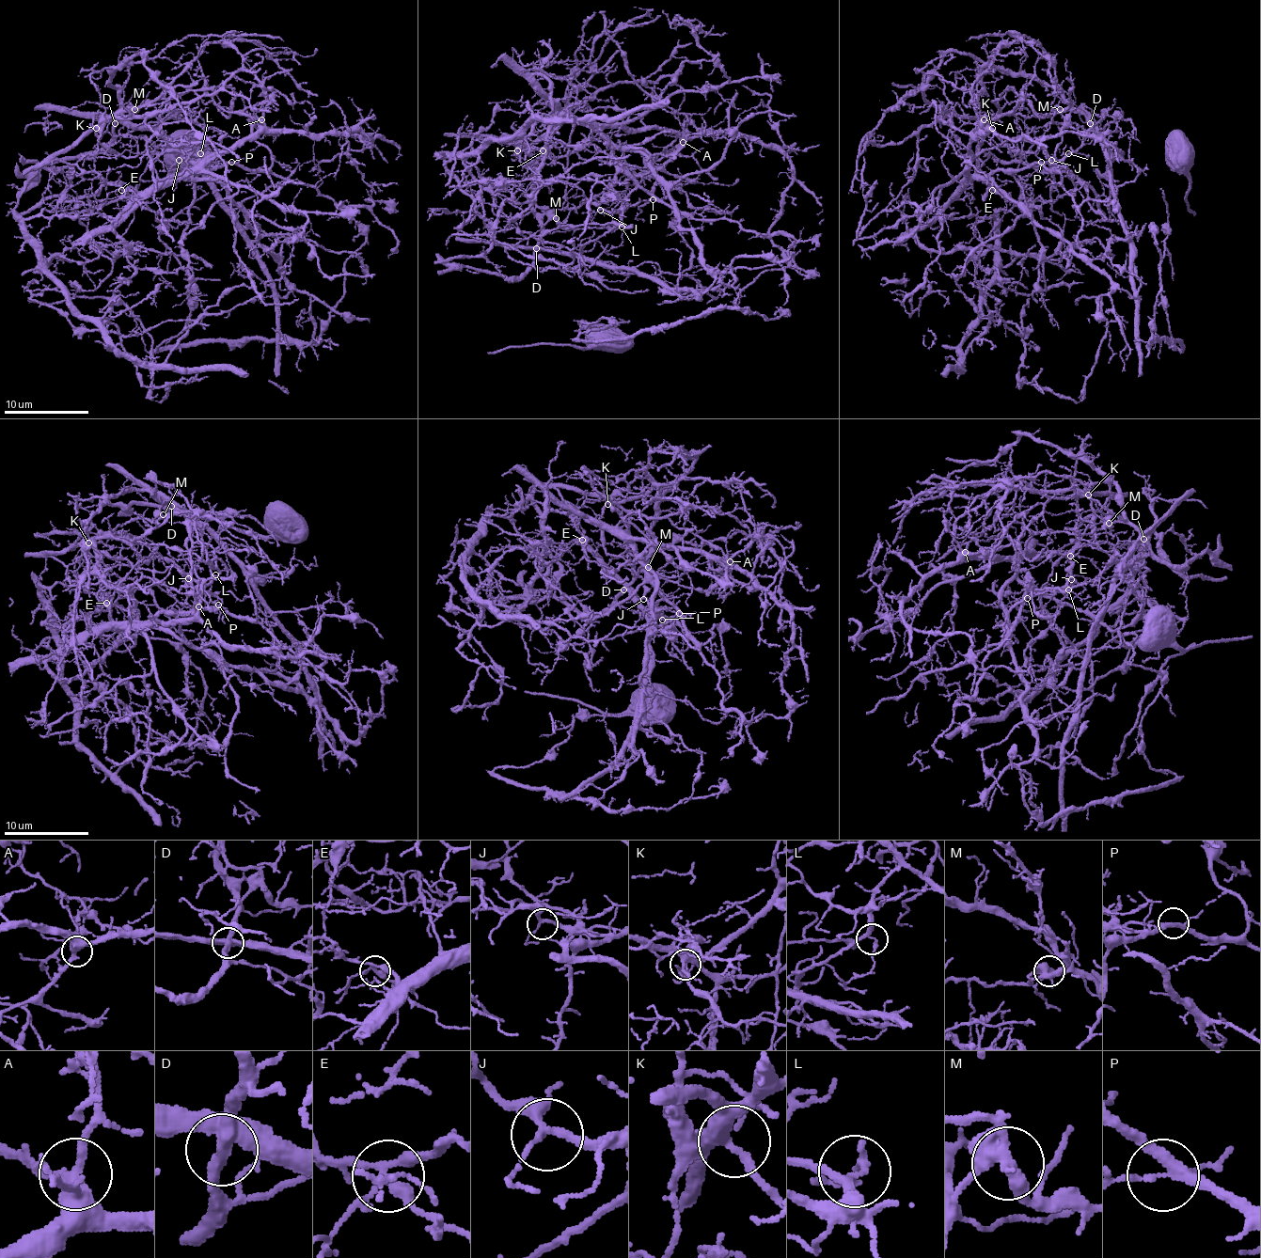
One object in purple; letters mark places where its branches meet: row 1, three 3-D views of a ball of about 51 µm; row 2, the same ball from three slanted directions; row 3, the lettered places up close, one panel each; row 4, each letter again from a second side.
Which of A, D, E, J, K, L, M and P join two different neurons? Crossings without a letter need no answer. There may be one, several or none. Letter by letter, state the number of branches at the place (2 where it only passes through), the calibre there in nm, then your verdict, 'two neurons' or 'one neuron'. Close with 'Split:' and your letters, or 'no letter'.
A: 4 | 400 nm | one neuron
D: 4 | 420 nm | two neurons
E: 4 | 240 nm | one neuron
J: 3 | 200 nm | one neuron
K: 4 | 360 nm | one neuron
L: 4 | 200 nm | one neuron
M: 4 | 460 nm | one neuron
P: 4 | 240 nm | two neurons
Split: D, P

